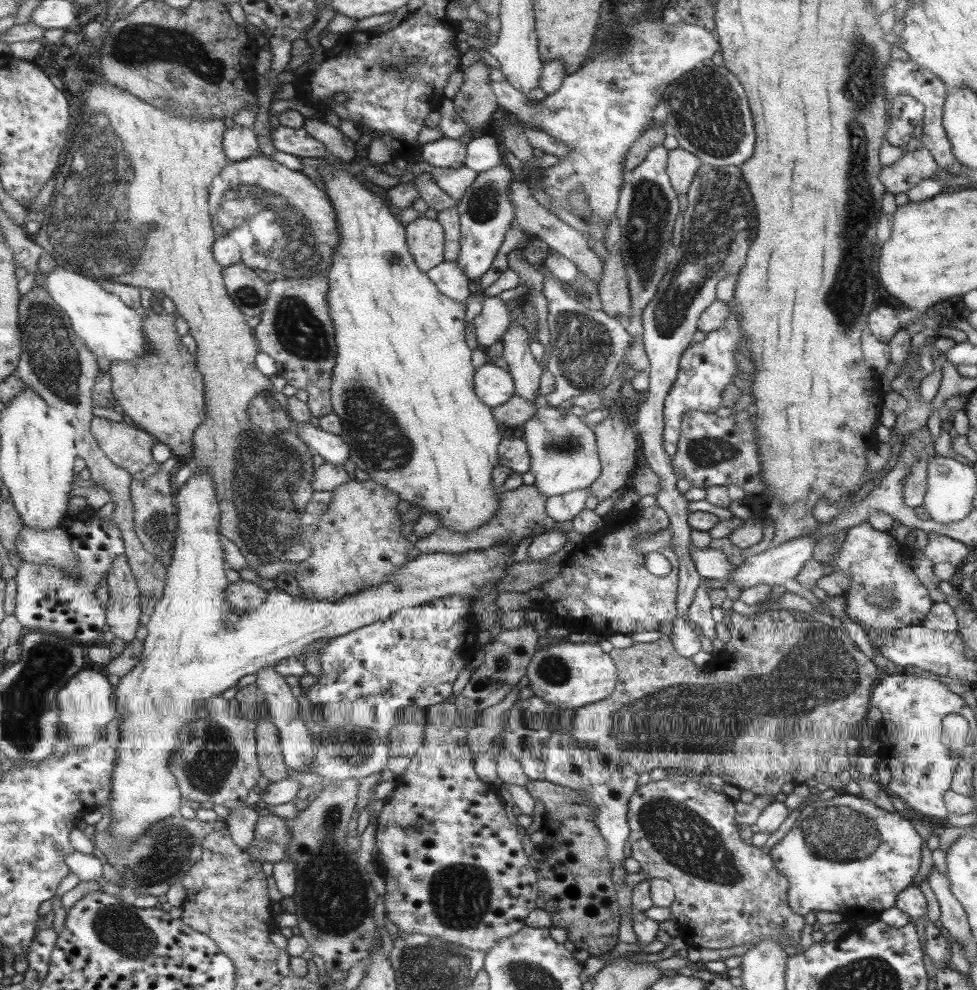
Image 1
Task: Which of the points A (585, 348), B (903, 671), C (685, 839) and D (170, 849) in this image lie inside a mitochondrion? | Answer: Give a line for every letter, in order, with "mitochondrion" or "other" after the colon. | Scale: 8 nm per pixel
A: mitochondrion
B: other
C: mitochondrion
D: mitochondrion

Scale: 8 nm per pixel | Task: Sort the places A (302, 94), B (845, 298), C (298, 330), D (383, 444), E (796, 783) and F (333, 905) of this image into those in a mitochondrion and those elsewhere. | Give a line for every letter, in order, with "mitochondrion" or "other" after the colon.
A: other
B: mitochondrion
C: mitochondrion
D: mitochondrion
E: other
F: mitochondrion

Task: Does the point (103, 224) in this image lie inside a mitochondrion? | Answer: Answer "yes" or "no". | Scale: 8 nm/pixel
yes

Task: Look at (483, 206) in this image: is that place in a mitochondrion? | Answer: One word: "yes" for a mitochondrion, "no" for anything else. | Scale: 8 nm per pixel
yes

